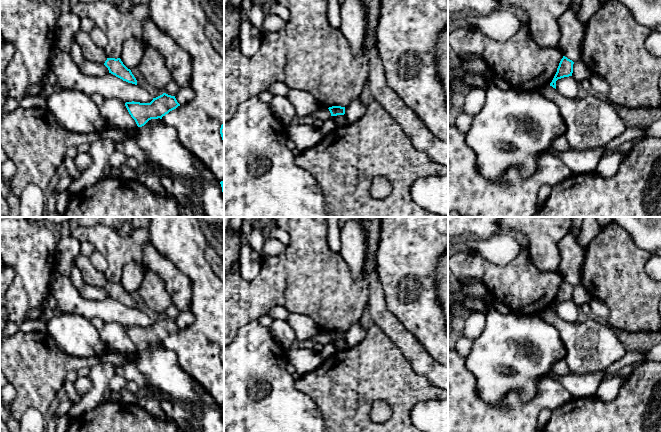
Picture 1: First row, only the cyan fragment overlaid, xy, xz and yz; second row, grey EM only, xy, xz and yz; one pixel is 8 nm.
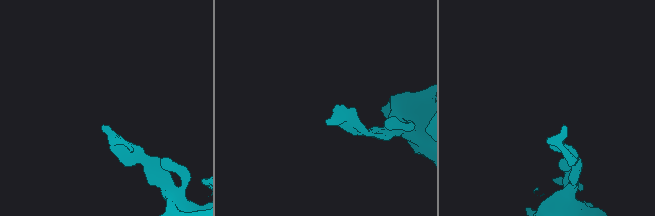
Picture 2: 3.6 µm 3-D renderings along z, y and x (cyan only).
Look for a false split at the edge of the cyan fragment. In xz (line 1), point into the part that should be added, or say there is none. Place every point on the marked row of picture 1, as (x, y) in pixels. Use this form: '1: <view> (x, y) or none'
1: none

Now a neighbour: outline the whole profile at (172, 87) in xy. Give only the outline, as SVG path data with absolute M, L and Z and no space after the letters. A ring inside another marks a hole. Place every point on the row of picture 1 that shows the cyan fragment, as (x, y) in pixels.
M170 81L166 87L164 92L168 95L175 96L176 93L180 90L179 85L175 81Z

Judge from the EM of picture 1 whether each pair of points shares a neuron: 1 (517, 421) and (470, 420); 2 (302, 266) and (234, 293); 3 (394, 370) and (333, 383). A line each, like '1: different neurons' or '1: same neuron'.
1: same neuron
2: same neuron
3: same neuron

